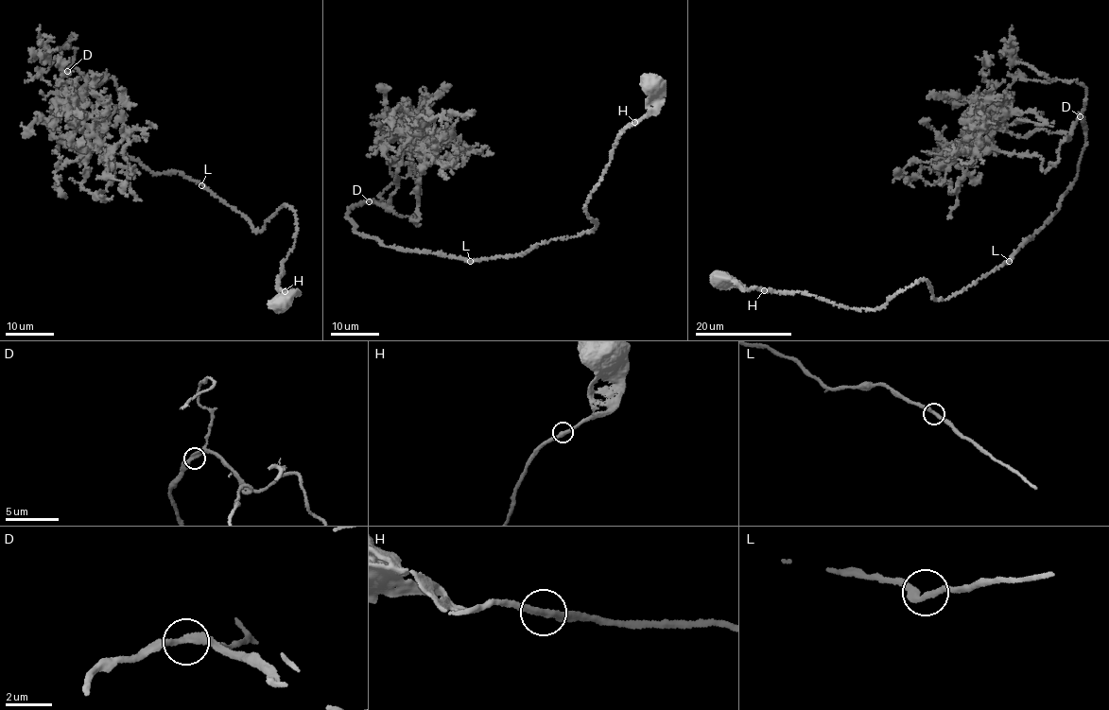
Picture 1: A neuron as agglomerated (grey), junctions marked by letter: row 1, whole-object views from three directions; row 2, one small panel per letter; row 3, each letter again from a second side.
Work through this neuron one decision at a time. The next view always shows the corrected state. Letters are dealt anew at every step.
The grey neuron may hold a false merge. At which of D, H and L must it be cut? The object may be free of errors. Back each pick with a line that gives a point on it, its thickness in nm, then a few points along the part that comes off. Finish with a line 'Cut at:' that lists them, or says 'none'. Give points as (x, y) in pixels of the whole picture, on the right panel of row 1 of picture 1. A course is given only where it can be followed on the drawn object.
Cut at: none

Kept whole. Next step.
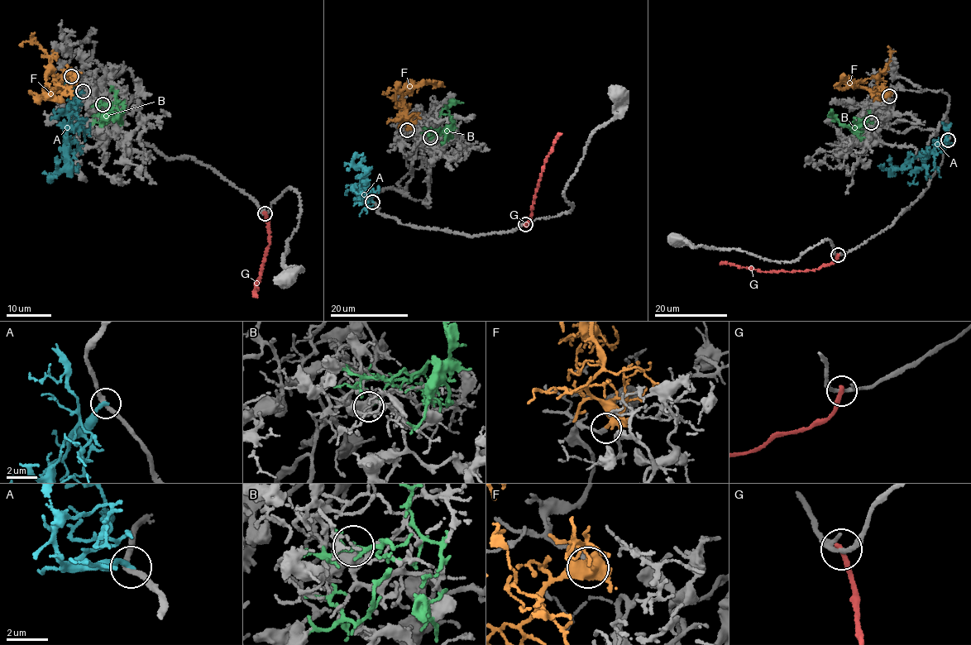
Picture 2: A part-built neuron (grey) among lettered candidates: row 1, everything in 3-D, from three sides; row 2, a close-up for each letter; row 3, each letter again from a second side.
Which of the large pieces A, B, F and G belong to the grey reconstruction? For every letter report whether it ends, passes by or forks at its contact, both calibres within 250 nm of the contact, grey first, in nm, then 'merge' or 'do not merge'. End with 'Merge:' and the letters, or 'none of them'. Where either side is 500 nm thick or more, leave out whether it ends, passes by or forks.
A: it ends there; 240 nm thick on the grey side, 240 nm on the other; do not merge
B: it ends there; 480 nm thick on the grey side, 160 nm on the other; do not merge
F: it ends there; 220 nm thick on the grey side, 420 nm on the other; merge
G: it ends there; 180 nm thick on the grey side, 300 nm on the other; do not merge
Merge: F

